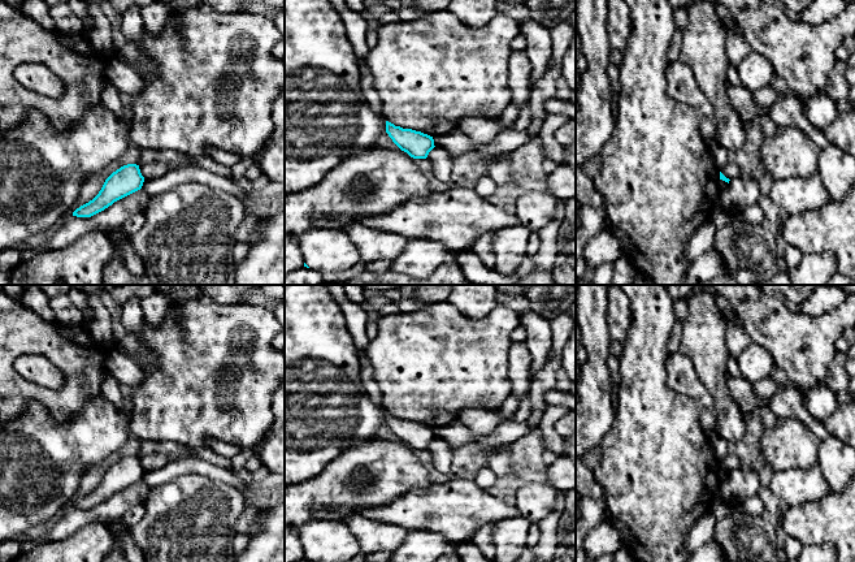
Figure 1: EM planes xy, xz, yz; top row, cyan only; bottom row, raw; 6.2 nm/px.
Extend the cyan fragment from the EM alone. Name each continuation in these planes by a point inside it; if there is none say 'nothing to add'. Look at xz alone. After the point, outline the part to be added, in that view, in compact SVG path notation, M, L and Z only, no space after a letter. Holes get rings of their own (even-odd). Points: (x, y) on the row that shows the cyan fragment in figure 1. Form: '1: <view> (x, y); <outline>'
1: xz (326, 250); M309 228L300 239L304 263L320 273L343 272L360 261L360 252L344 229Z

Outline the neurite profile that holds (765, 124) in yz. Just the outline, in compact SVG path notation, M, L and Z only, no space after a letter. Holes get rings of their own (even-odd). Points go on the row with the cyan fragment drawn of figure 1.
M769 116L756 117L755 124L763 131L764 137L774 137L778 133L777 125Z

